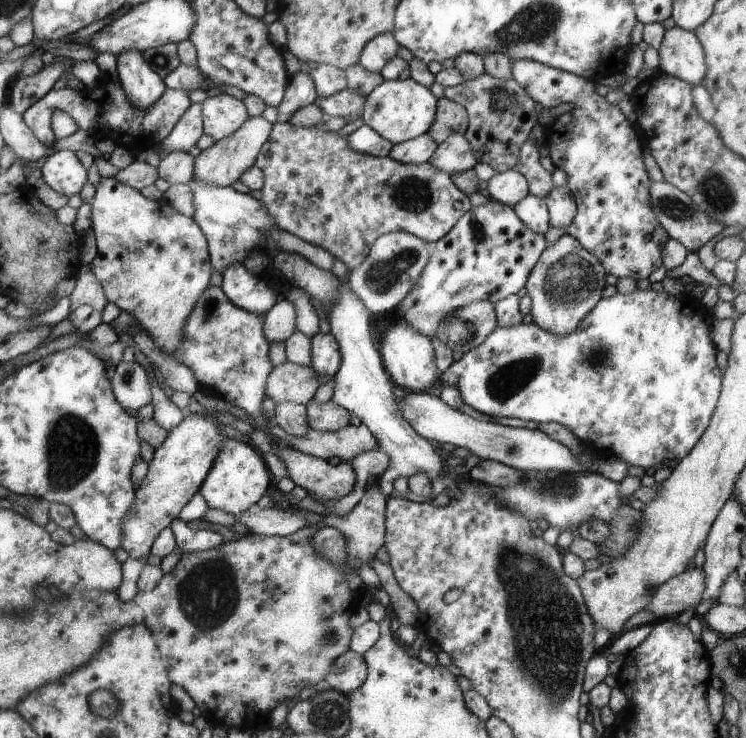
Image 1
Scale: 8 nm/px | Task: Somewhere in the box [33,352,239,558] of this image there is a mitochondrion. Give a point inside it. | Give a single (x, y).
(72, 447)

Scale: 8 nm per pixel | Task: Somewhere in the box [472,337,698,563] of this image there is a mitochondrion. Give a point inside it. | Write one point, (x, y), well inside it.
(501, 386)

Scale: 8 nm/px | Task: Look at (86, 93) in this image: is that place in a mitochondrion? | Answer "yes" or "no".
no

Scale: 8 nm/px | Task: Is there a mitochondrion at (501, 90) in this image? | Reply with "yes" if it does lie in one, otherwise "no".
yes

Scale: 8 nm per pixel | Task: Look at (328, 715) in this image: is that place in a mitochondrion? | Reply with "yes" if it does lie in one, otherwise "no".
yes

